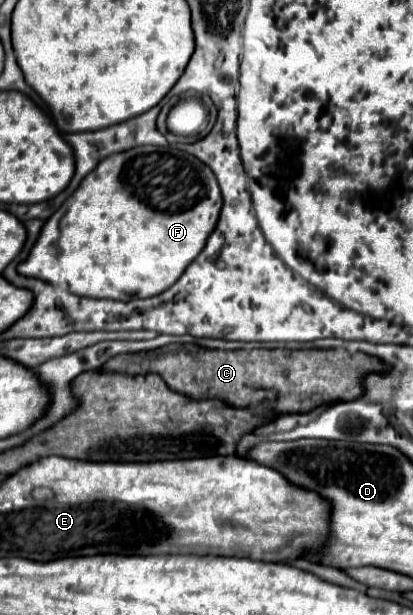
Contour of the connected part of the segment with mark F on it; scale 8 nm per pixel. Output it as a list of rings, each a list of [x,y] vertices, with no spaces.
[[[137,146],[131,148],[127,152],[119,152],[115,156],[109,156],[107,160],[101,160],[97,164],[97,168],[85,176],[83,184],[75,190],[75,194],[45,222],[41,236],[37,240],[37,244],[31,250],[31,256],[17,266],[17,270],[23,276],[33,276],[33,278],[41,278],[45,282],[51,282],[55,286],[65,286],[71,292],[75,292],[77,296],[87,296],[87,298],[111,298],[111,300],[135,300],[135,298],[151,298],[155,294],[161,294],[163,290],[167,290],[169,286],[173,286],[179,276],[185,272],[185,268],[201,254],[201,250],[207,244],[209,234],[215,230],[217,220],[219,220],[219,212],[223,206],[223,198],[221,198],[221,190],[219,184],[215,180],[215,174],[211,172],[211,168],[207,164],[203,164],[199,158],[175,148],[163,148],[163,146]]]

